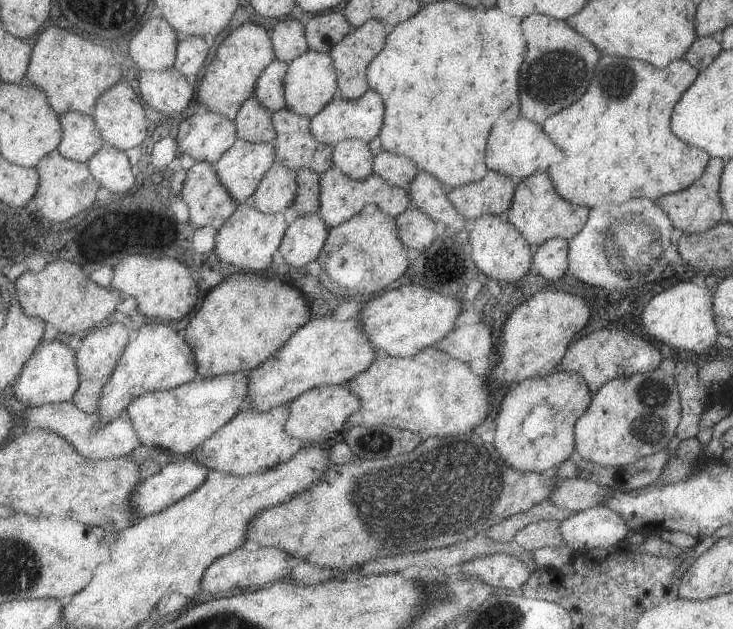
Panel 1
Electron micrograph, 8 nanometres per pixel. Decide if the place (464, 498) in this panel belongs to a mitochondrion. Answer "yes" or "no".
yes

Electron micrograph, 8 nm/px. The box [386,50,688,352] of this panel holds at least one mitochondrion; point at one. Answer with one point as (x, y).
(635, 239)

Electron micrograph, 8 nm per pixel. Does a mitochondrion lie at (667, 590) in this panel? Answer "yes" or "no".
no

